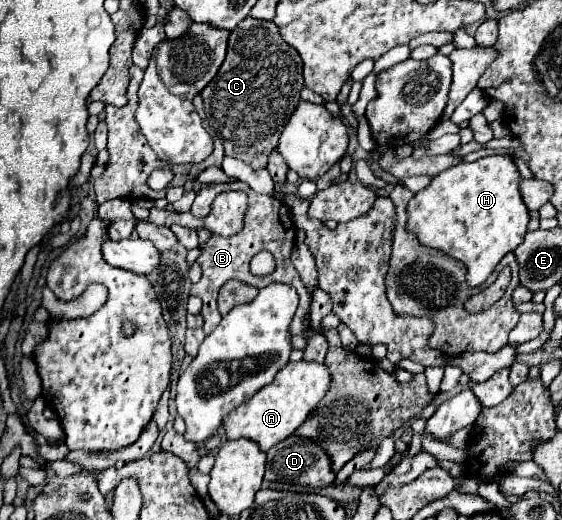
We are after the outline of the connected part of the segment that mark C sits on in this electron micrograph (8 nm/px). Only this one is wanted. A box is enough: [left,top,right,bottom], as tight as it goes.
[201,20,303,170]

